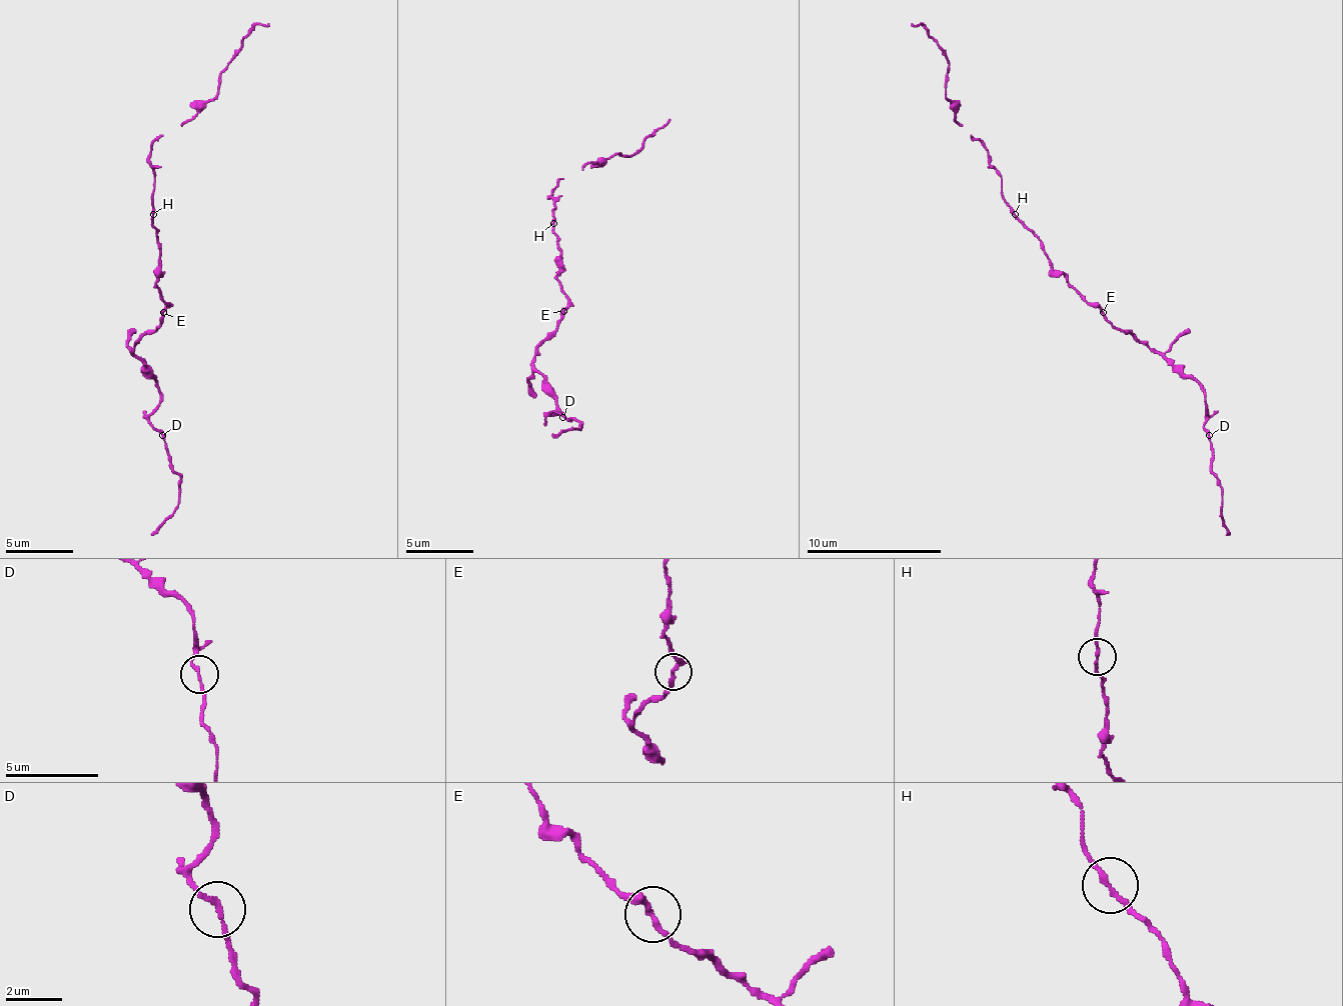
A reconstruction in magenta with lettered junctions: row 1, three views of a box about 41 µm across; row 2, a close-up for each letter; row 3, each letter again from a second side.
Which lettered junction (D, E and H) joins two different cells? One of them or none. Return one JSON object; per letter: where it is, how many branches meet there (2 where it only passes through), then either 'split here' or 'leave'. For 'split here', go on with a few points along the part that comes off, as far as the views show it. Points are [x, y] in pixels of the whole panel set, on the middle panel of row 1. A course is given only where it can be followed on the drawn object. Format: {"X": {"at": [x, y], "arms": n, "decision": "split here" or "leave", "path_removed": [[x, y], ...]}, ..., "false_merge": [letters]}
{"D": {"at": [562, 417], "arms": 2, "decision": "leave"}, "E": {"at": [563, 311], "arms": 2, "decision": "leave"}, "H": {"at": [553, 223], "arms": 2, "decision": "leave"}, "false_merge": []}

